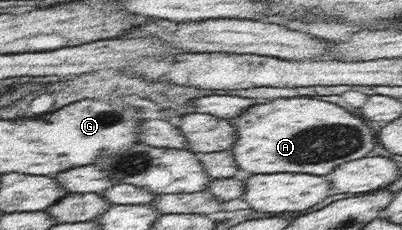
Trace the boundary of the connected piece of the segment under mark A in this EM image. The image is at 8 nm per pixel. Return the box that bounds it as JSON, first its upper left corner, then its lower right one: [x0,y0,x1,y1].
[231,96,378,175]

